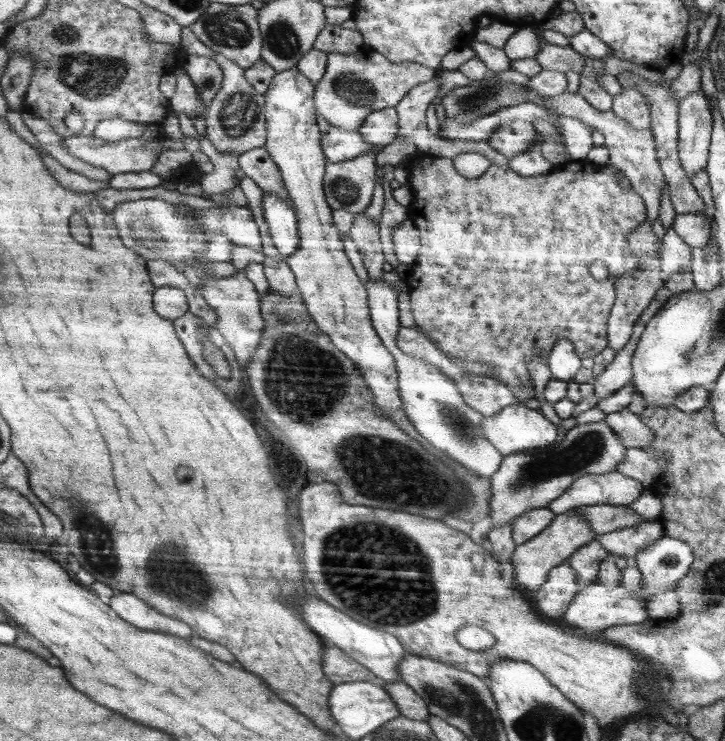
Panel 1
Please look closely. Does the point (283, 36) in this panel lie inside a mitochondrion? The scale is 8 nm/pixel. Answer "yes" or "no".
yes

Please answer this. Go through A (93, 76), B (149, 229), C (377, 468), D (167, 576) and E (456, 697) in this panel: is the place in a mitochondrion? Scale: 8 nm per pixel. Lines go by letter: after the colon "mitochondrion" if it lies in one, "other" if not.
A: mitochondrion
B: mitochondrion
C: mitochondrion
D: mitochondrion
E: mitochondrion

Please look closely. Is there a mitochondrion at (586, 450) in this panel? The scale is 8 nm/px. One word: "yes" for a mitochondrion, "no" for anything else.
yes

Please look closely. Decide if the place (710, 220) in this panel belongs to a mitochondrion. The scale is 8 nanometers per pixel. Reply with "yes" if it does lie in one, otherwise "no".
no

